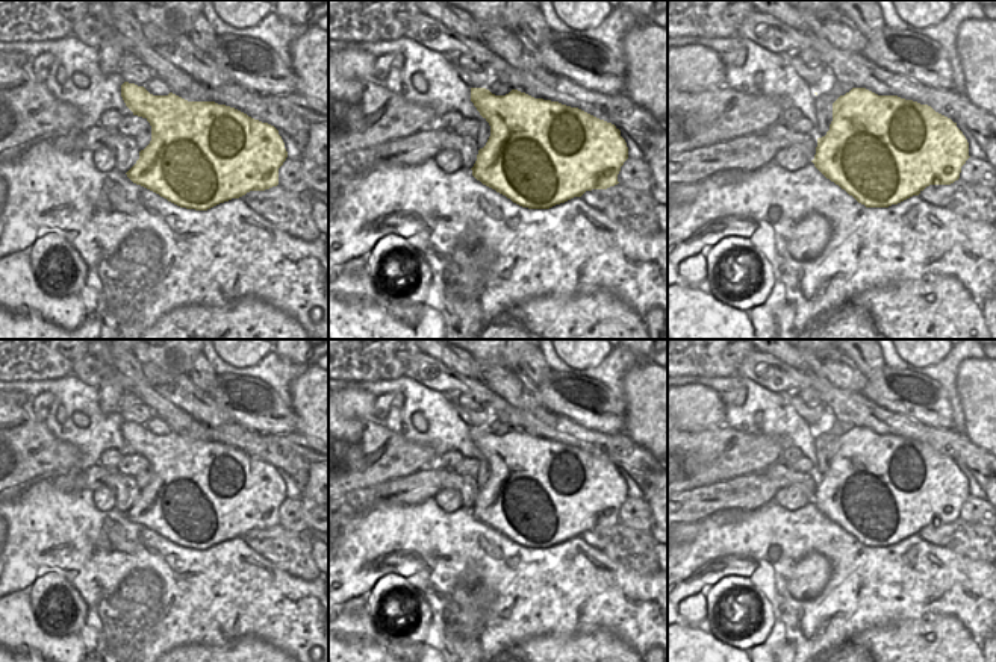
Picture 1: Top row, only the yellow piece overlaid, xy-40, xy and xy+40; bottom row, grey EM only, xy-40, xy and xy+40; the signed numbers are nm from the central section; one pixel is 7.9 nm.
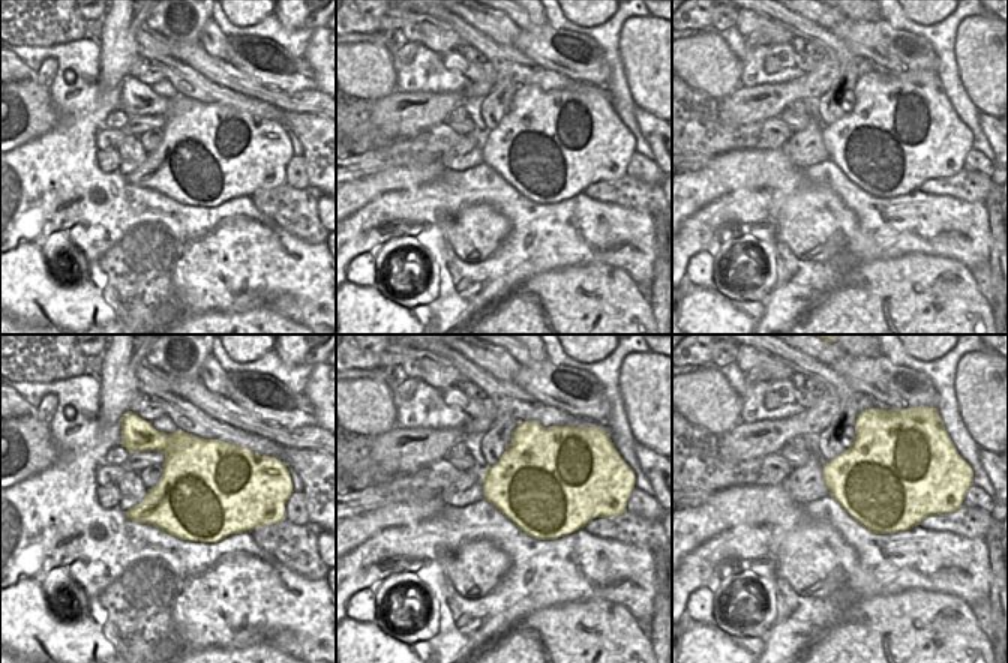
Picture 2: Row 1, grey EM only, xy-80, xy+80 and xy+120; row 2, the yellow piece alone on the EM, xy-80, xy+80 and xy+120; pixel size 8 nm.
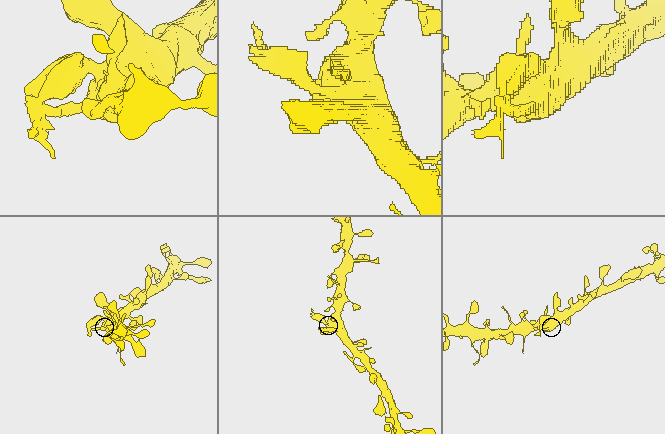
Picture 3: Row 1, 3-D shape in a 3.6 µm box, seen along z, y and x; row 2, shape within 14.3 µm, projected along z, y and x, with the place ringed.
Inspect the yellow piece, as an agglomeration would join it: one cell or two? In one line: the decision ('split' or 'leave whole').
split

